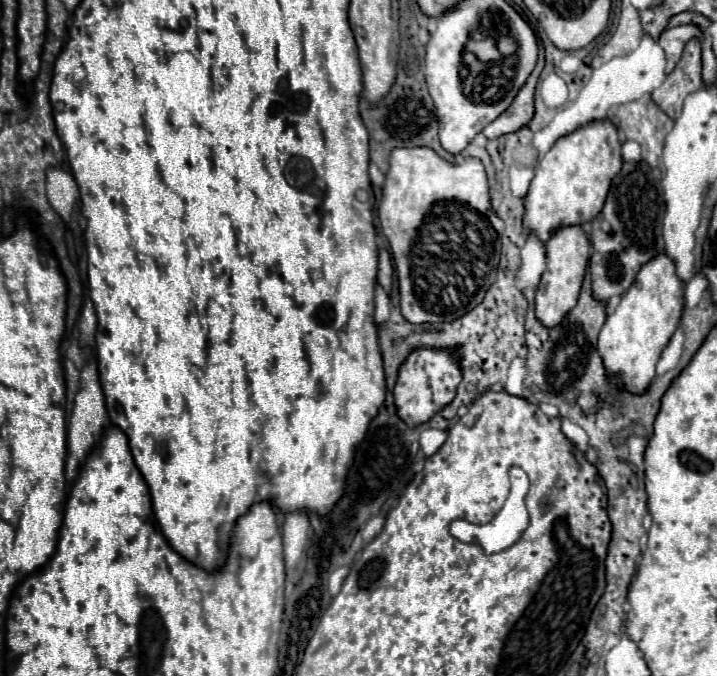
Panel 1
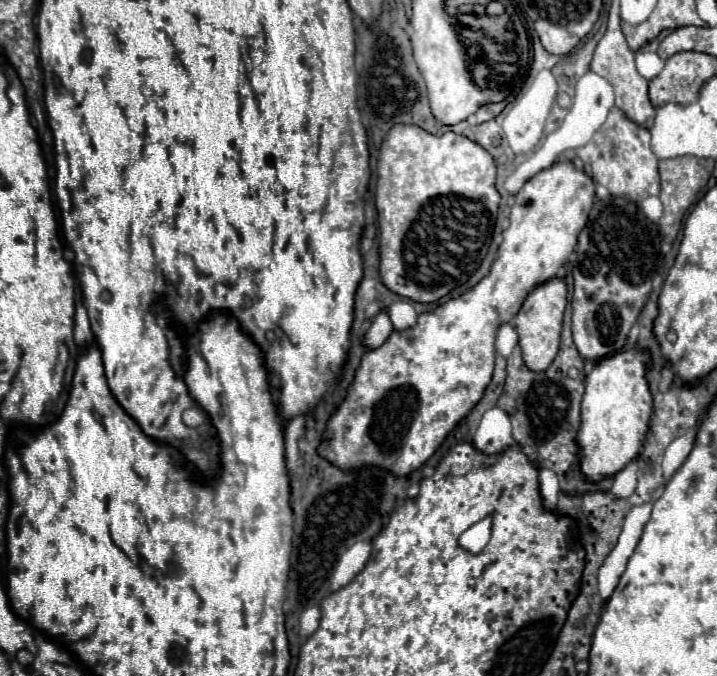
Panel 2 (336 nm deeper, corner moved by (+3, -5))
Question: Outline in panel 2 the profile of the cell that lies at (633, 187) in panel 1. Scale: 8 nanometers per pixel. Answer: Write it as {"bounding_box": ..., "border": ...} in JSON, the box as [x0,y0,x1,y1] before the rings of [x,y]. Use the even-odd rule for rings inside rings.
{"bounding_box":[572,197,664,363],"border":[[[610,197],[606,201],[596,201],[592,211],[590,211],[590,219],[586,223],[586,227],[582,229],[582,233],[578,235],[578,245],[576,245],[576,253],[578,253],[578,265],[572,269],[572,277],[574,277],[574,293],[572,293],[572,335],[574,335],[574,345],[578,347],[578,353],[582,355],[584,361],[590,361],[590,363],[598,363],[598,359],[602,359],[602,355],[614,355],[614,351],[622,351],[628,343],[628,333],[632,329],[632,325],[636,323],[638,315],[640,315],[640,309],[644,305],[644,301],[648,299],[650,291],[652,291],[652,277],[656,275],[658,267],[662,265],[664,257],[662,257],[662,251],[660,251],[660,229],[656,223],[648,221],[636,203],[630,203],[622,197]]]}

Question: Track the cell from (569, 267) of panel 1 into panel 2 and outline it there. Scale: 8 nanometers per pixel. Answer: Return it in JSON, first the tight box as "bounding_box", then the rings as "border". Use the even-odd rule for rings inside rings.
{"bounding_box":[514,279,566,371],"border":[[[550,279],[542,285],[538,285],[520,307],[518,315],[514,317],[514,327],[518,333],[518,345],[522,349],[522,359],[530,371],[544,371],[550,367],[558,353],[560,343],[560,329],[562,329],[562,317],[566,309],[566,283],[564,279]]]}

